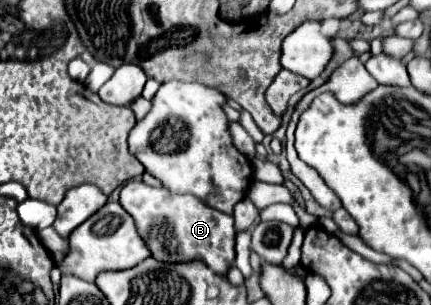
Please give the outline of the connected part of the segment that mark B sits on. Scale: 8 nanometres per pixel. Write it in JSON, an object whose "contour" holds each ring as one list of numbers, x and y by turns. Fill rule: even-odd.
{"contour":[[129,181,121,189,119,203,135,219,141,237,147,241,157,261,179,263,201,259,213,271,225,275,235,261,235,233,233,217,221,213,193,195,177,195,169,189,149,187,143,181]]}

